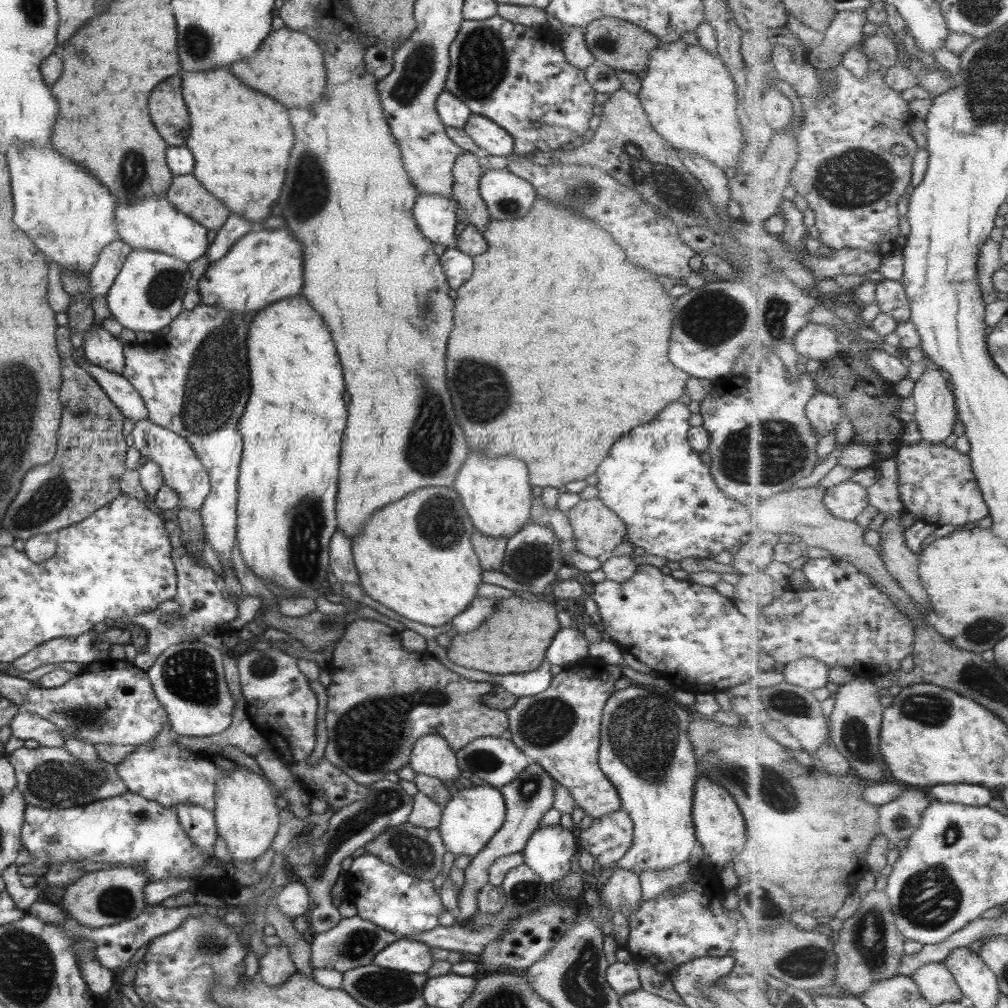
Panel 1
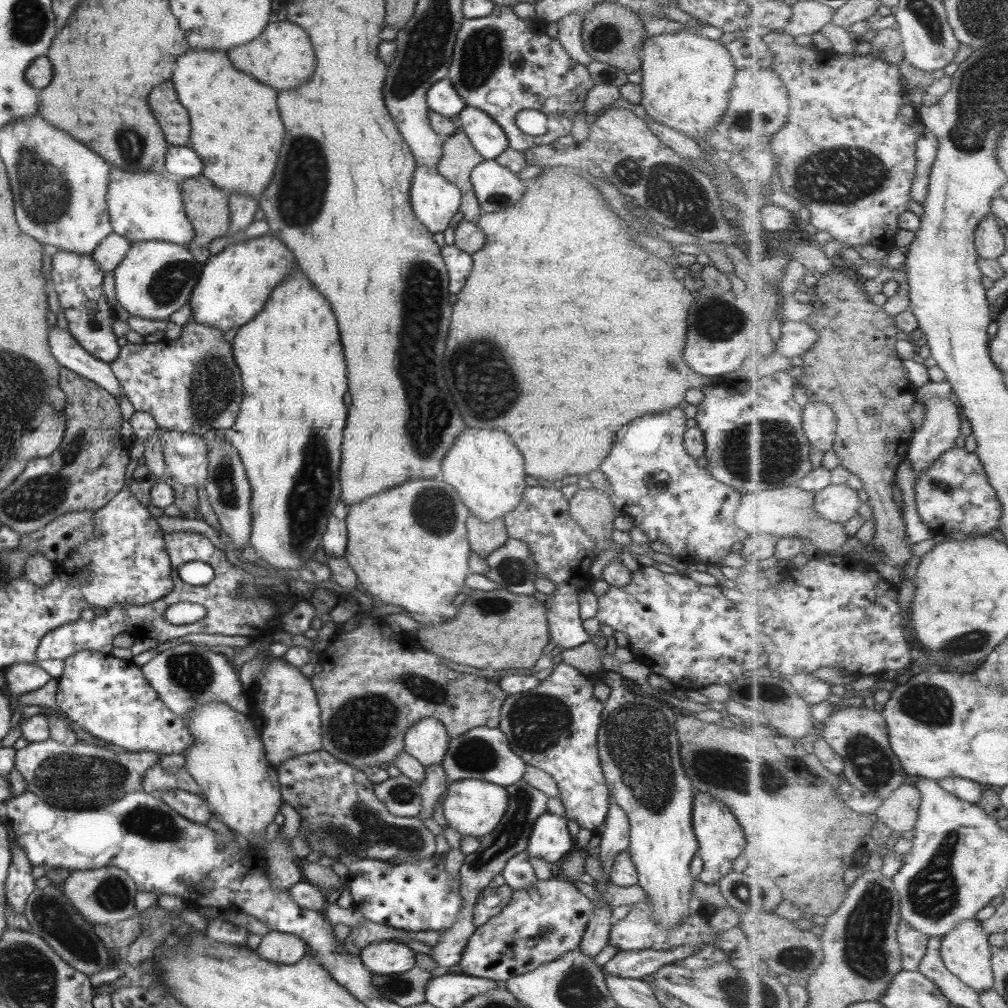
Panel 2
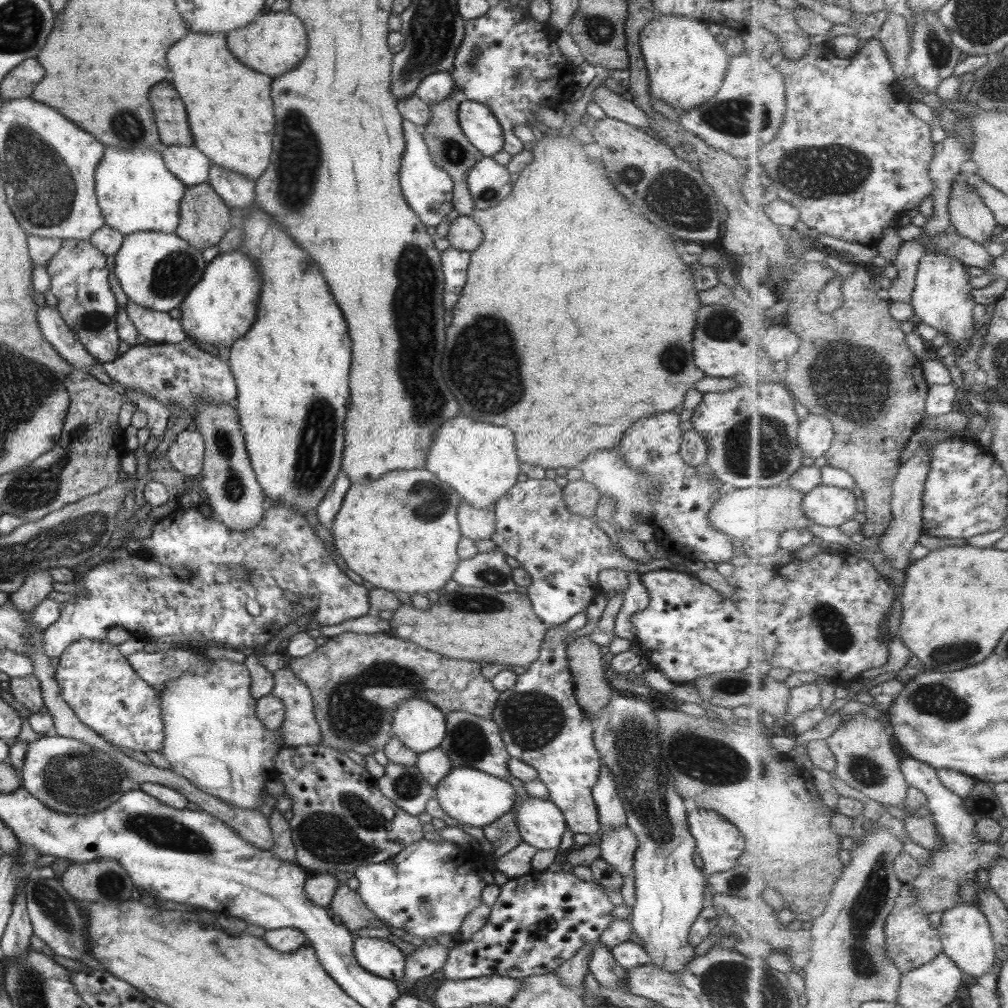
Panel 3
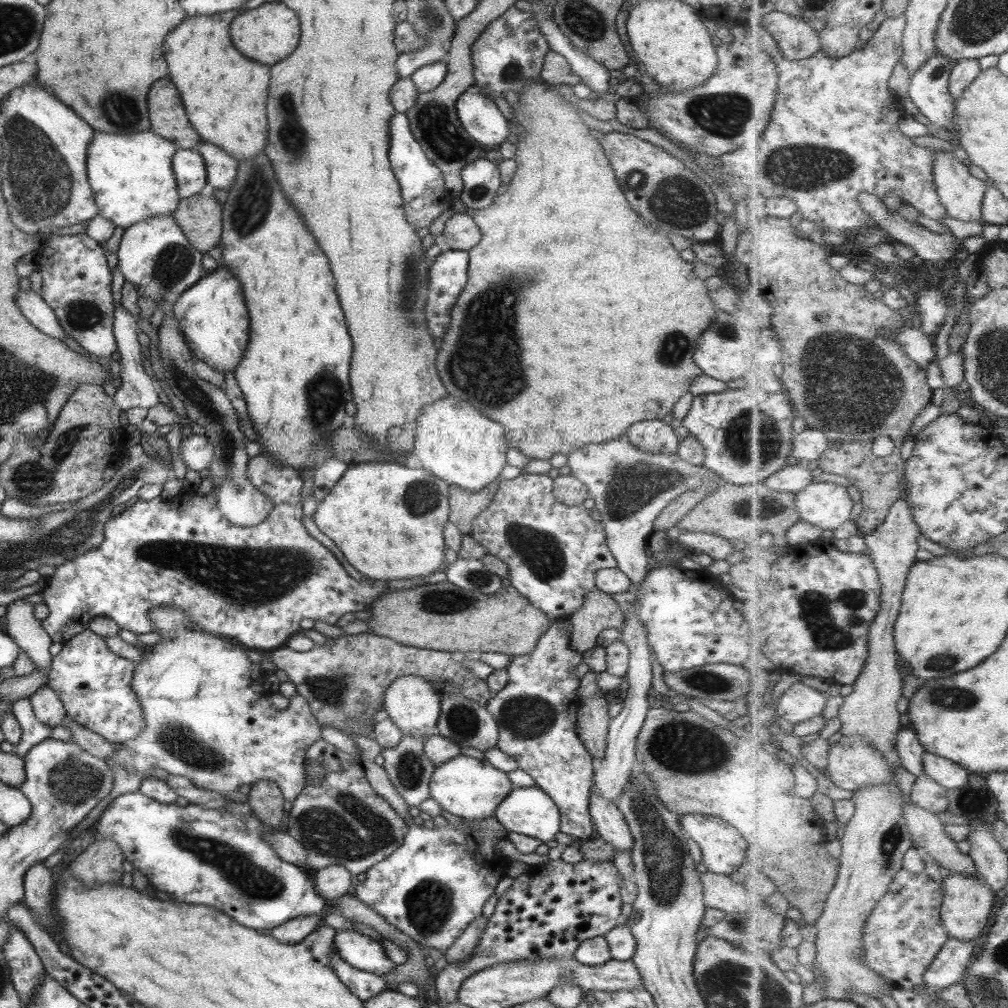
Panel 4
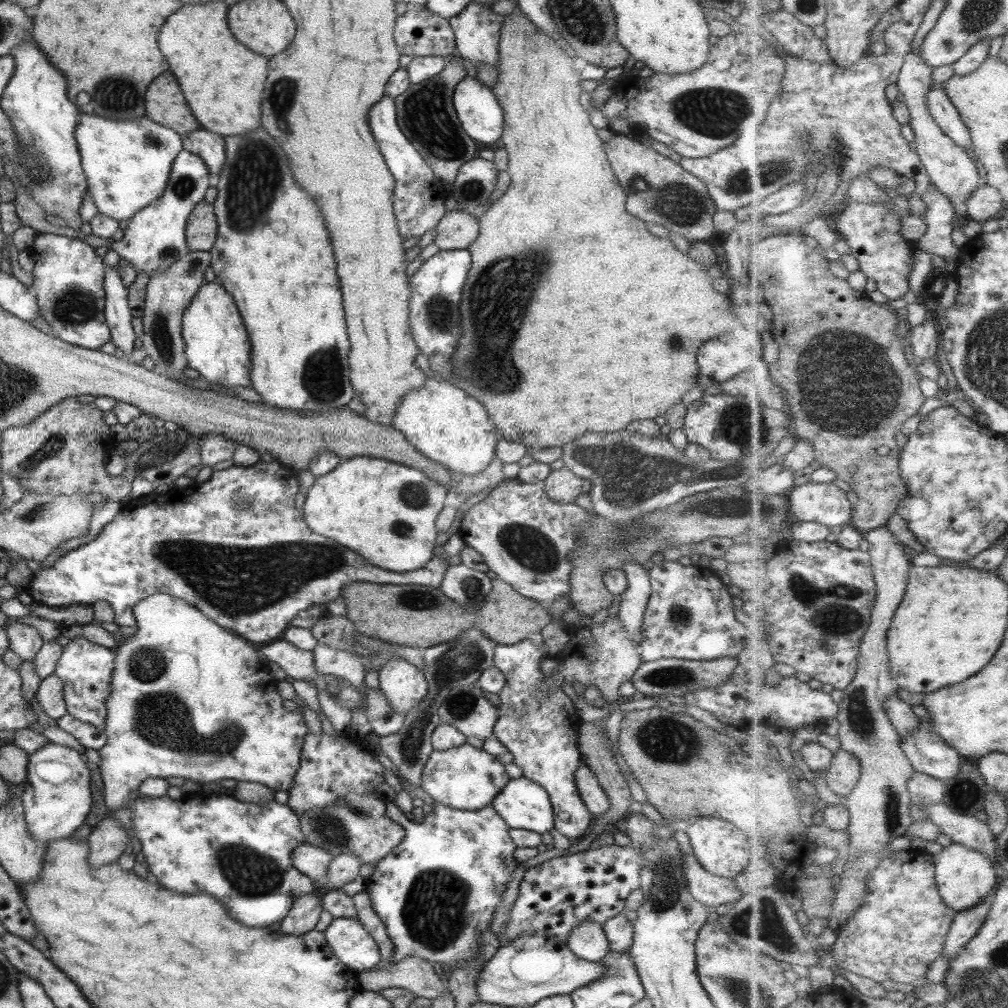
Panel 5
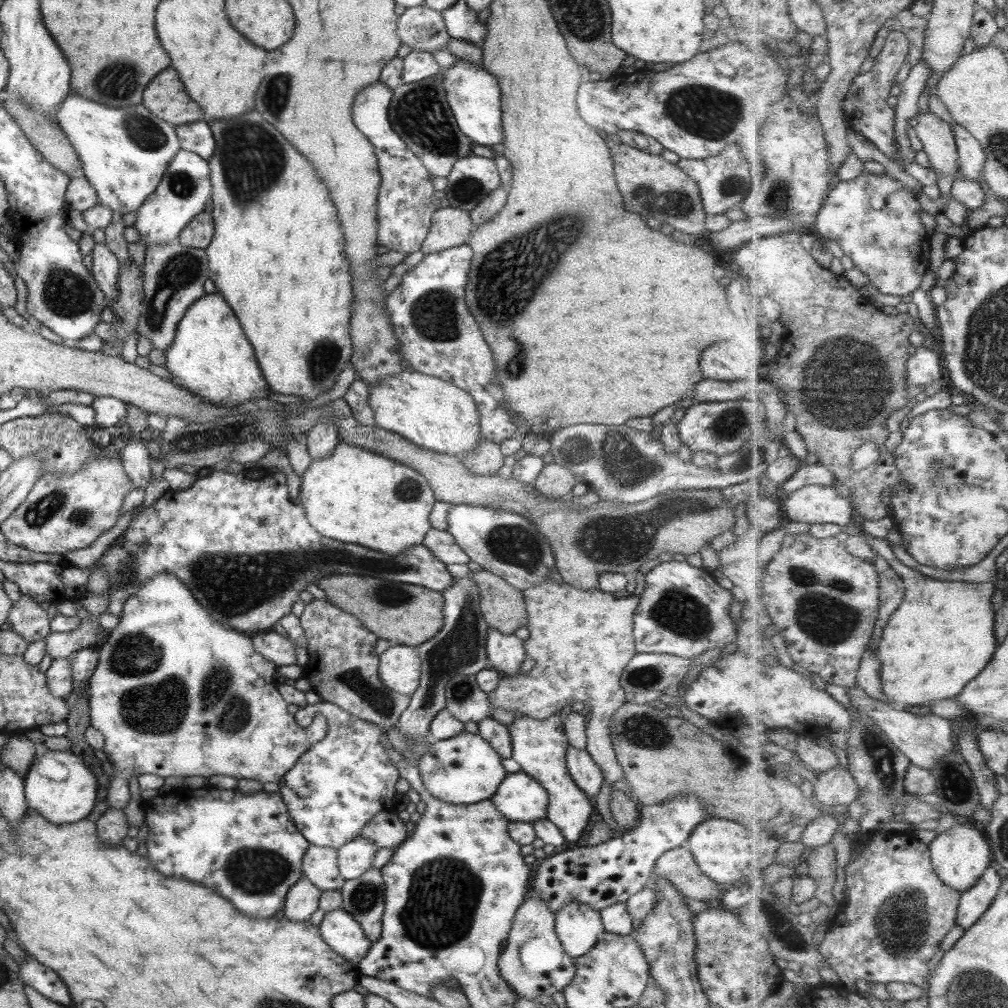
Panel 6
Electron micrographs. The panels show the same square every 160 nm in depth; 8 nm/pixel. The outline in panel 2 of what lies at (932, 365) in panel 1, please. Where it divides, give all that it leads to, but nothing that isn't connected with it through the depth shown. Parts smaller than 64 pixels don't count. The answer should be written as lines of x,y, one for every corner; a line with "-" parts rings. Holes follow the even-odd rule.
934,396
928,402
921,402
926,408
922,425
916,429
911,445
909,446
907,459
913,465
913,471
920,478
921,473
925,473
935,463
941,455
947,453
955,447
957,438
961,436
961,416
959,408
955,406
955,398
944,398
944,396

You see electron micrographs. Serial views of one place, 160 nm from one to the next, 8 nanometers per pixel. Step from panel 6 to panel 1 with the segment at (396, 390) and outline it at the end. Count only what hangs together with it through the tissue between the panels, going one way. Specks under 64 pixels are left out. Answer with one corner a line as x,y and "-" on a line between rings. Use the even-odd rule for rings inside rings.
467,452
463,466
451,485
459,495
471,524
486,537
507,537
529,523
532,493
528,484
528,471
521,460
515,458
489,458
481,452

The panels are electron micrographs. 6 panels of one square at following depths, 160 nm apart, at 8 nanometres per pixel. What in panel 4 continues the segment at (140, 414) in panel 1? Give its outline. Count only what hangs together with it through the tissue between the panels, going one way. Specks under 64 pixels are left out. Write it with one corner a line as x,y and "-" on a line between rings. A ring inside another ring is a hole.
17,289
14,296
15,306
31,326
51,338
62,341
62,337
66,334
62,331
62,327
59,326
53,311
45,304
40,295
31,289

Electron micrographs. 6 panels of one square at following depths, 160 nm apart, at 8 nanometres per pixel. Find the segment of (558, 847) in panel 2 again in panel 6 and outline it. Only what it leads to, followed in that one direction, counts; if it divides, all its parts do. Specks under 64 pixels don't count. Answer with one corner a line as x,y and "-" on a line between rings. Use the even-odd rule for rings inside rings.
521,771
505,773
493,796
488,799
511,822
531,824
546,815
546,790

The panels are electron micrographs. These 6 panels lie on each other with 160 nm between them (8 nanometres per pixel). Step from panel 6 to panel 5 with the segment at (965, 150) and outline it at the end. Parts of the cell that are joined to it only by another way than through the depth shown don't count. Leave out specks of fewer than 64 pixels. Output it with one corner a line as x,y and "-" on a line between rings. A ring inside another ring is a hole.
944,83
942,85
932,84
928,94
927,108
929,108
929,114
933,116
933,120
939,123
943,132
951,140
954,140
955,144
958,144
961,148
973,149
970,130
964,120
961,119
961,114
953,105
952,99
949,98

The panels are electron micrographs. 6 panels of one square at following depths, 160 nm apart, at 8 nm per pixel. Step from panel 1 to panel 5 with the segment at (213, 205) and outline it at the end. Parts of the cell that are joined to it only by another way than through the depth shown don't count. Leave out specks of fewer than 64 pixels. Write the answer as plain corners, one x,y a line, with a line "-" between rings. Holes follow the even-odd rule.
198,202
187,217
184,237
189,251
208,252
216,237
216,220
211,203

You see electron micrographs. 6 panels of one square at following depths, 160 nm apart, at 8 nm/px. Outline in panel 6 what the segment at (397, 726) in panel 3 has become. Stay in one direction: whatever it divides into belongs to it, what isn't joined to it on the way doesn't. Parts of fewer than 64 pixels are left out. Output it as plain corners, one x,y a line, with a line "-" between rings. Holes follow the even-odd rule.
390,644
378,656
379,680
399,694
410,695
420,677
420,658
413,647

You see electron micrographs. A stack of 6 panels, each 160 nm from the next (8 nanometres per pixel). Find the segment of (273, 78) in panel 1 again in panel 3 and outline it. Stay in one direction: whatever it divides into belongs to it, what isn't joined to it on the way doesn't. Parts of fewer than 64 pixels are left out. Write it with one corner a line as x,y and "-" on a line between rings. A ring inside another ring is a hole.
287,10
259,14
255,20
248,22
245,26
231,30
226,34
226,45
229,52
251,70
257,70
261,74
267,74
271,78
289,72
297,62
305,56
305,32
301,26
301,20

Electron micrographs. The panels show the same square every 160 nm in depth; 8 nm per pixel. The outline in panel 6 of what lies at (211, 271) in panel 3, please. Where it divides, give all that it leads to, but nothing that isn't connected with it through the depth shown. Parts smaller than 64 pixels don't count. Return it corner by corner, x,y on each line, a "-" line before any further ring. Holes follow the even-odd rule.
217,292
204,294
187,307
181,320
177,322
172,341
164,350
163,358
165,358
165,370
171,376
168,379
169,382
216,404
216,406
234,408
234,406
243,405
249,407
249,400
266,398
271,394
254,357
253,347
244,335
237,317
229,310
229,305

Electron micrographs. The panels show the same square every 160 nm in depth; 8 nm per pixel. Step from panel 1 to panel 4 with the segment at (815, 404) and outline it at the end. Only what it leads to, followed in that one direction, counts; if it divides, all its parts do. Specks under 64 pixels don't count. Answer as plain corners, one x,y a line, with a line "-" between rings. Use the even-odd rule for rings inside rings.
806,427
794,438
793,457
802,464
808,464
823,458
830,448
828,434
817,428

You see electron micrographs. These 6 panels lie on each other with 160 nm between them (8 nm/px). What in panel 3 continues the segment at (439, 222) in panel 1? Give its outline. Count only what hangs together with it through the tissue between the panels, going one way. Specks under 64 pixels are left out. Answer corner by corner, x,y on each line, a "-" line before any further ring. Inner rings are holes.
402,120
402,131
405,146
400,156
398,170
402,195
423,226
435,227
453,209
452,180
444,170
433,164
423,137
417,132
417,127
412,122

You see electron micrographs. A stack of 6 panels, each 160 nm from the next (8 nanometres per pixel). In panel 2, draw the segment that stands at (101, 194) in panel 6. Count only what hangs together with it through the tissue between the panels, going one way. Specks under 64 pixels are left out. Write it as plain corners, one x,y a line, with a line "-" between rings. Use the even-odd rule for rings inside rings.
109,169
105,210
112,232
133,242
171,242
185,245
191,242
192,228
182,205
180,186
163,176
163,172
139,169

